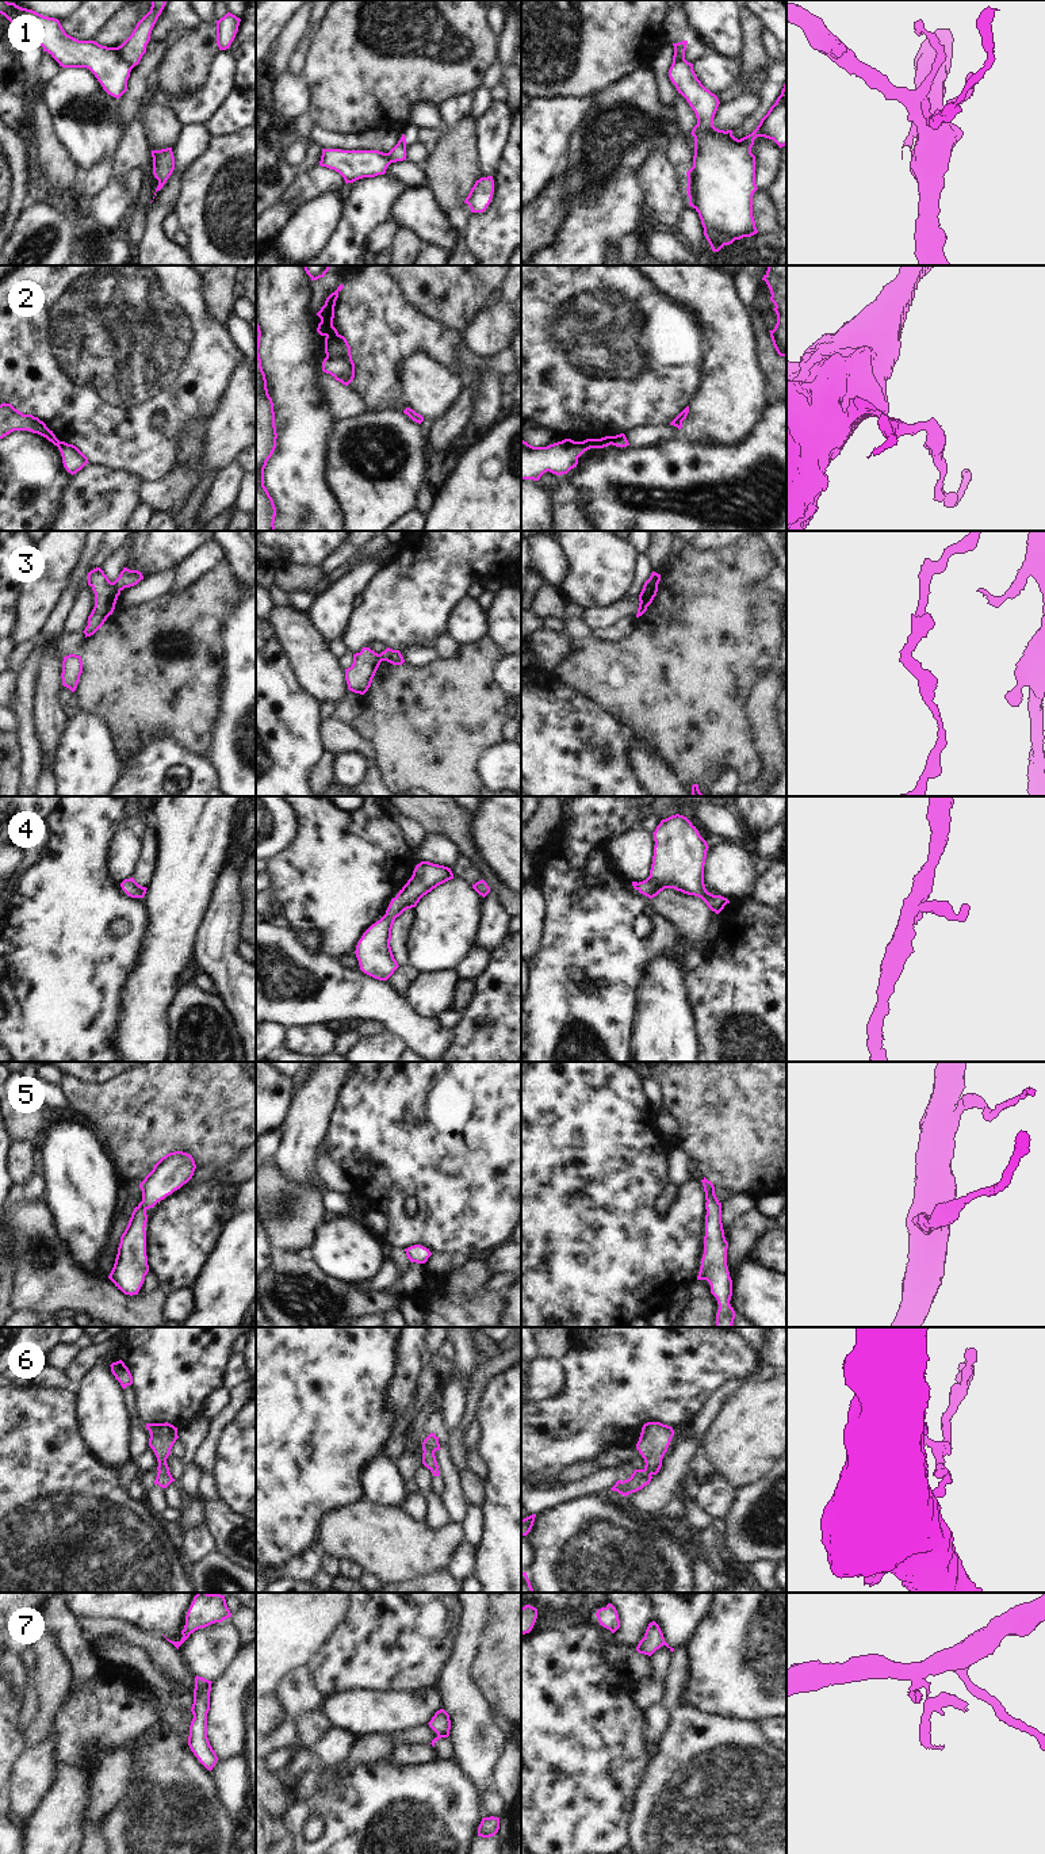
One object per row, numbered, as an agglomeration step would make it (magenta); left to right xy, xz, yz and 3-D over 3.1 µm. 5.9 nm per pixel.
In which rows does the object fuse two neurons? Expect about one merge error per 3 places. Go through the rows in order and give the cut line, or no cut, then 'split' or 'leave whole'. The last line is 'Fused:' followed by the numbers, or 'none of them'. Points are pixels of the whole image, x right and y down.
1: cut in xy along (115, 48), (118, 54), (131, 68); split
2: cut in xz along (321, 321), (326, 327), (326, 335); split
3: cut in xy along (113, 583), (119, 591); split
4: no cut; leave whole
5: no cut; leave whole
6: no cut; leave whole
7: cut in xz along (437, 1735), (447, 1736); split
Fused: 1, 2, 3, 7

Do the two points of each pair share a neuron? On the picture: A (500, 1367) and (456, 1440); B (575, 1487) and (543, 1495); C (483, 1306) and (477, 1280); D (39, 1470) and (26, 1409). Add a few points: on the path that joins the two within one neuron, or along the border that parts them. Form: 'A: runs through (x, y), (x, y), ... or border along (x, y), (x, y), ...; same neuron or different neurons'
A: runs through (481, 1380), (474, 1394), (474, 1411), (467, 1421); same neuron
B: runs through (567, 1489), (551, 1495); same neuron
C: border along (448, 1280), (448, 1287), (462, 1294), (479, 1288); different neurons
D: runs through (27, 1455), (27, 1424); same neuron

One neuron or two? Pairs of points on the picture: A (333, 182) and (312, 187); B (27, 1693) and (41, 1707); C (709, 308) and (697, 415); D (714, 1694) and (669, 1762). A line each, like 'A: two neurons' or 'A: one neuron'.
A: one neuron
B: two neurons
C: one neuron
D: two neurons

